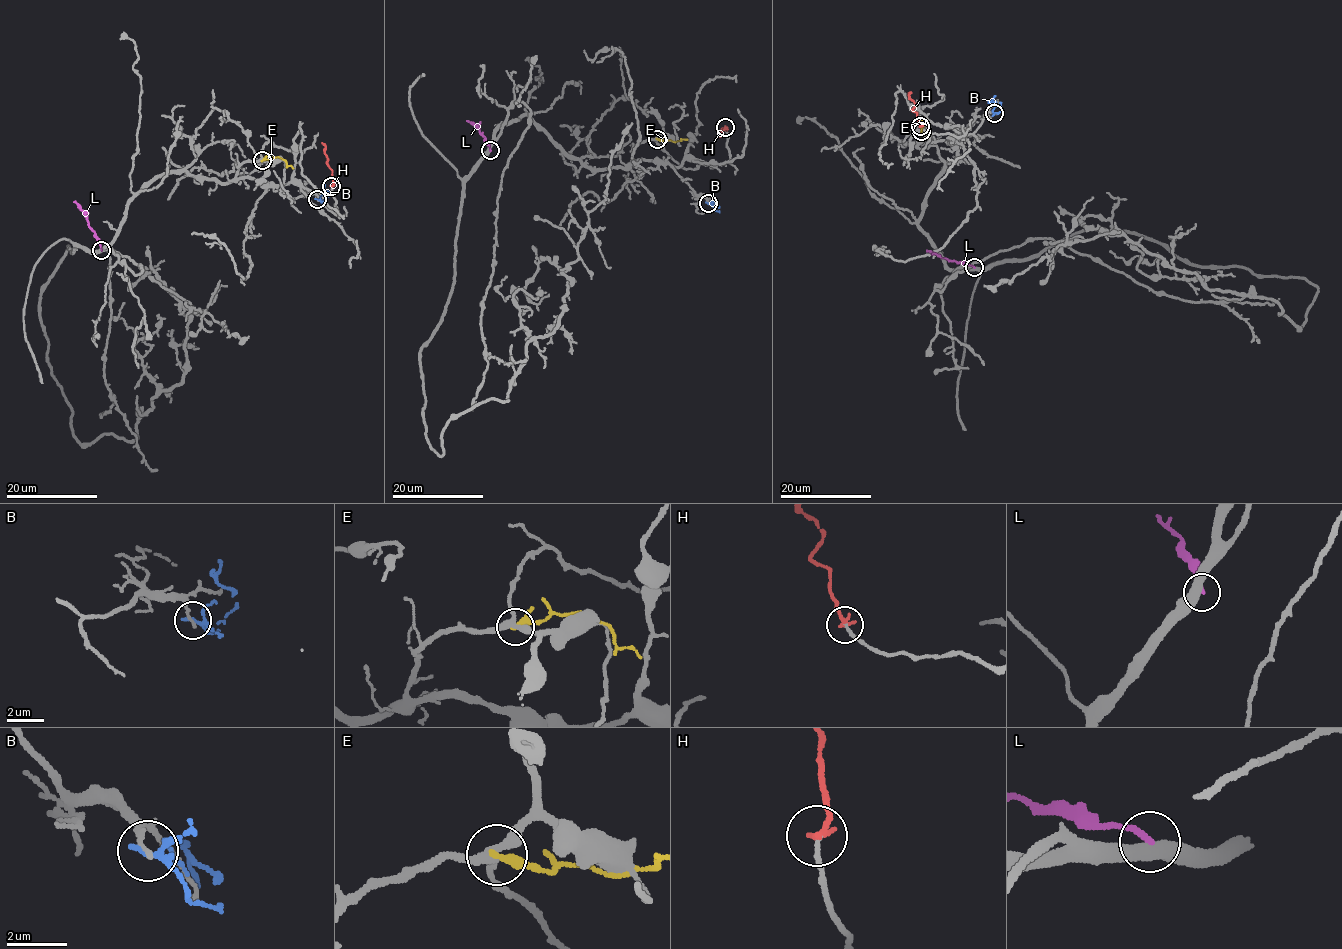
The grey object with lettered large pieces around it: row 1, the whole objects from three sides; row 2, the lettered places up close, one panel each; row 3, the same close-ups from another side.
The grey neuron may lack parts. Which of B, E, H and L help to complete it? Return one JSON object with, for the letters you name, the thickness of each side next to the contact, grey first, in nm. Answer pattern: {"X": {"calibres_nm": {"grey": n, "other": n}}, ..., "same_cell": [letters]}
{"H": {"calibres_nm": {"grey": 140, "other": 240}}, "same_cell": ["H"]}

